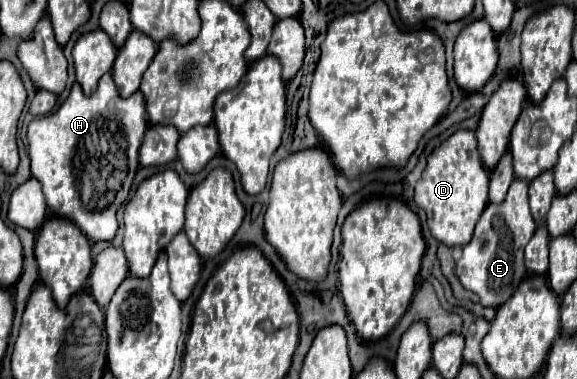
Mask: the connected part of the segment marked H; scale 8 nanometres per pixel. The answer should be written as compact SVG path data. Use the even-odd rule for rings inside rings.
M110 72L100 78L98 90L92 96L86 96L80 84L74 82L70 96L54 114L36 118L28 126L30 170L32 176L42 182L48 208L60 216L74 220L74 224L78 224L78 228L82 228L82 232L92 242L112 240L116 236L116 212L130 194L130 186L138 170L138 148L142 144L146 126L146 102L142 92L134 92L130 98L122 98Z

